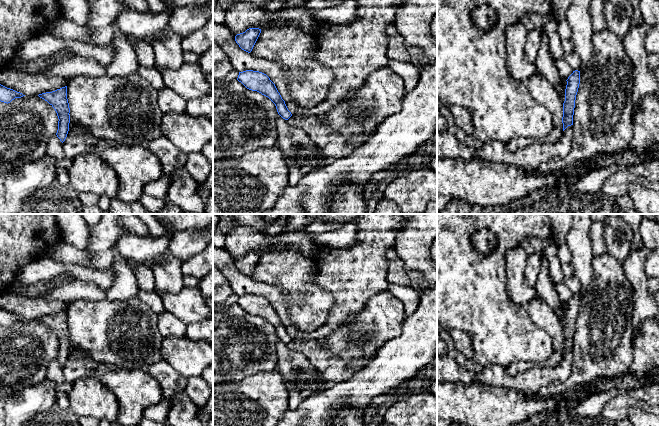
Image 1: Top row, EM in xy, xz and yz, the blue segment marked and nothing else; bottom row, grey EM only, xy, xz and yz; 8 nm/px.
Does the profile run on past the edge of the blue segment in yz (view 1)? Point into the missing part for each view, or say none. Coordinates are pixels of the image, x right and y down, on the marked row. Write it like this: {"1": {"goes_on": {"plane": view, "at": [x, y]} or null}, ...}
{"1": {"goes_on": null}}

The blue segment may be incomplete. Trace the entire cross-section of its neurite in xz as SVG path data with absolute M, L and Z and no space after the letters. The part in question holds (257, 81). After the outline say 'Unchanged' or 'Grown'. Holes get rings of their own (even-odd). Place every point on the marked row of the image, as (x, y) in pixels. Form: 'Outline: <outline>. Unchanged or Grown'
Outline: M246 70L239 72L237 80L247 89L257 91L268 97L275 104L278 114L283 119L288 120L292 116L275 84L266 74L259 71Z. Unchanged

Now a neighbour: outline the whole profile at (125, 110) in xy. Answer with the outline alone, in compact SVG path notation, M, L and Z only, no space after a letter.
M138 73L129 77L76 76L68 80L67 99L71 118L100 139L136 145L163 137L160 123L164 113L158 105L158 91Z

